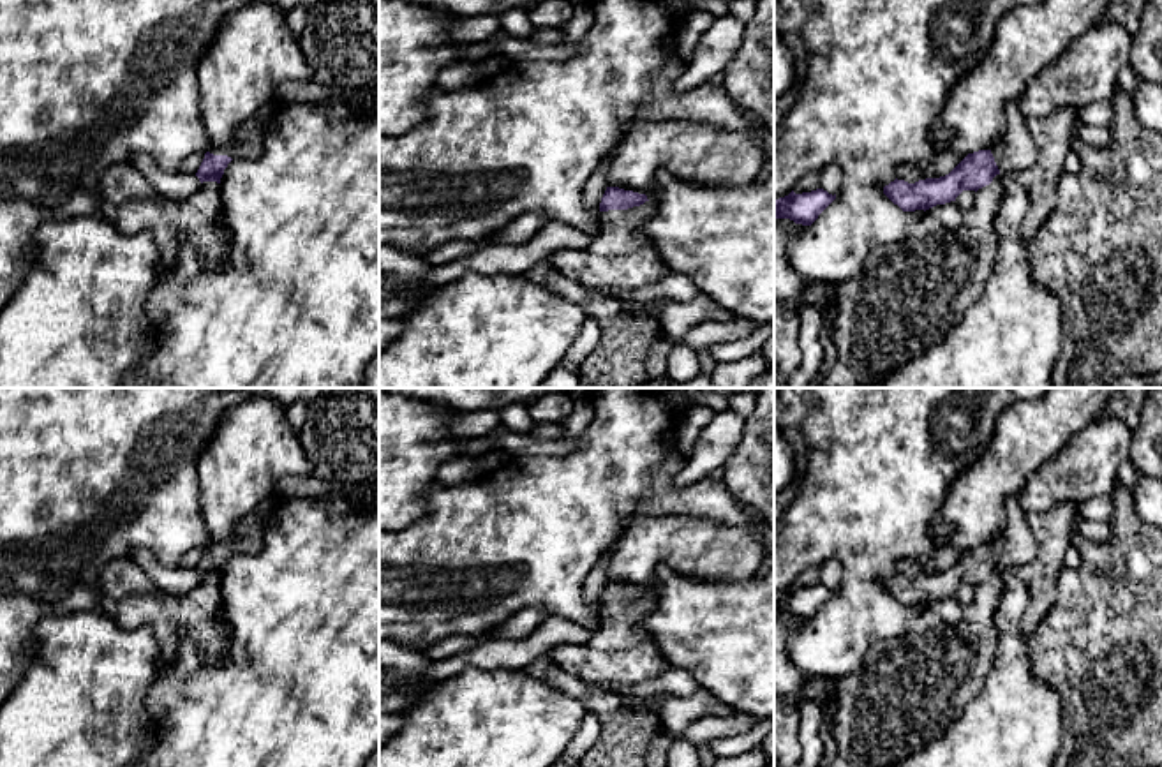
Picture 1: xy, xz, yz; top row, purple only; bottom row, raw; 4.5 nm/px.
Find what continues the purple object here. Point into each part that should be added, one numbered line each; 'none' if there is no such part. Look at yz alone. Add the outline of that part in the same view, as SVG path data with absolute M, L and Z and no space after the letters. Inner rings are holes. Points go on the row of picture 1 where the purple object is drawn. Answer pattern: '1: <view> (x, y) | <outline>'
1: yz (1016, 152) | M1017 102L1003 108L1003 141L991 148L1002 175L1017 175L1035 164L1035 145L1028 129L1028 118Z

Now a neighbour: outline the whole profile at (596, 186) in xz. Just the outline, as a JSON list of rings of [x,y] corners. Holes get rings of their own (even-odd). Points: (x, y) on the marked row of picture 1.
[[[612,148],[603,162],[600,164],[600,168],[594,171],[594,175],[589,178],[585,189],[584,189],[584,205],[587,212],[598,212],[600,210],[600,203],[601,197],[607,190],[607,176],[608,176],[608,169],[610,169],[610,162],[615,155],[615,148]]]

